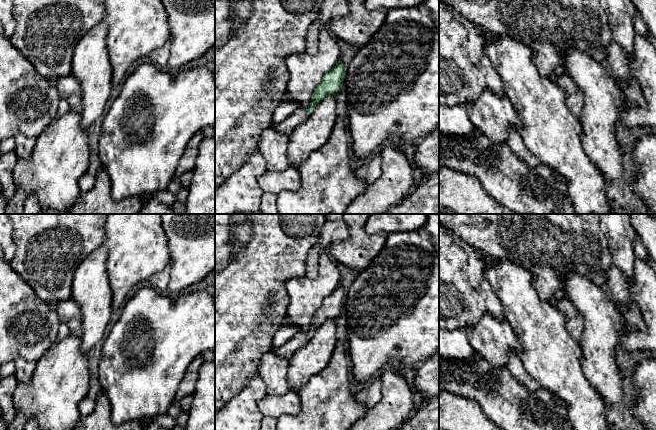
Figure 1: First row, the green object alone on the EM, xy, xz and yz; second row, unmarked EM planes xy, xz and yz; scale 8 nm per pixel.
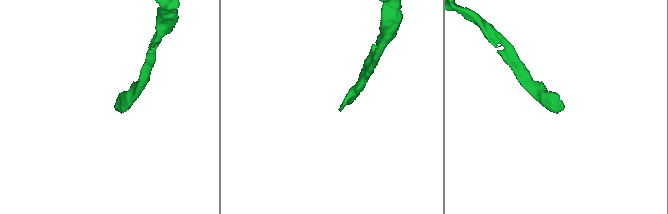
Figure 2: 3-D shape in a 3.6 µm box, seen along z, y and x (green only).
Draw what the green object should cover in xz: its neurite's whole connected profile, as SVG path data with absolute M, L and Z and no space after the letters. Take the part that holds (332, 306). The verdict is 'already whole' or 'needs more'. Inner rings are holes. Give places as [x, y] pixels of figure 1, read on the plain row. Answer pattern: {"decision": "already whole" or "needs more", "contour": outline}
{"decision": "needs more", "contour": "M339 285L336 290L323 300L321 307L316 311L312 325L307 332L299 331L291 339L289 339L284 345L276 348L276 353L284 358L291 359L293 354L303 347L314 334L314 332L328 319L336 319L336 317L342 312L346 292Z"}

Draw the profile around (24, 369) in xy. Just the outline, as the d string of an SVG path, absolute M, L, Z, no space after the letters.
M17 358L15 361L14 376L18 382L28 382L36 367L35 361L28 361L24 358Z

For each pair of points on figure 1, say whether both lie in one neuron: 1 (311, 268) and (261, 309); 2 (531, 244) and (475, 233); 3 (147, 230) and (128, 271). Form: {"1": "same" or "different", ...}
{"1": "different", "2": "same", "3": "same"}

